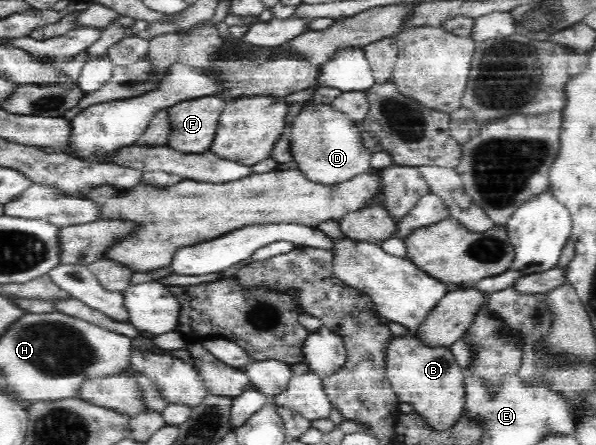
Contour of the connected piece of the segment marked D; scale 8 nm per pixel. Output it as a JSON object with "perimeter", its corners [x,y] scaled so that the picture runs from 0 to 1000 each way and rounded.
{"perimeter":[[[517,231],[482,290],[495,380],[534,413],[567,413],[616,391],[622,346],[607,319],[601,272],[554,236]]]}

